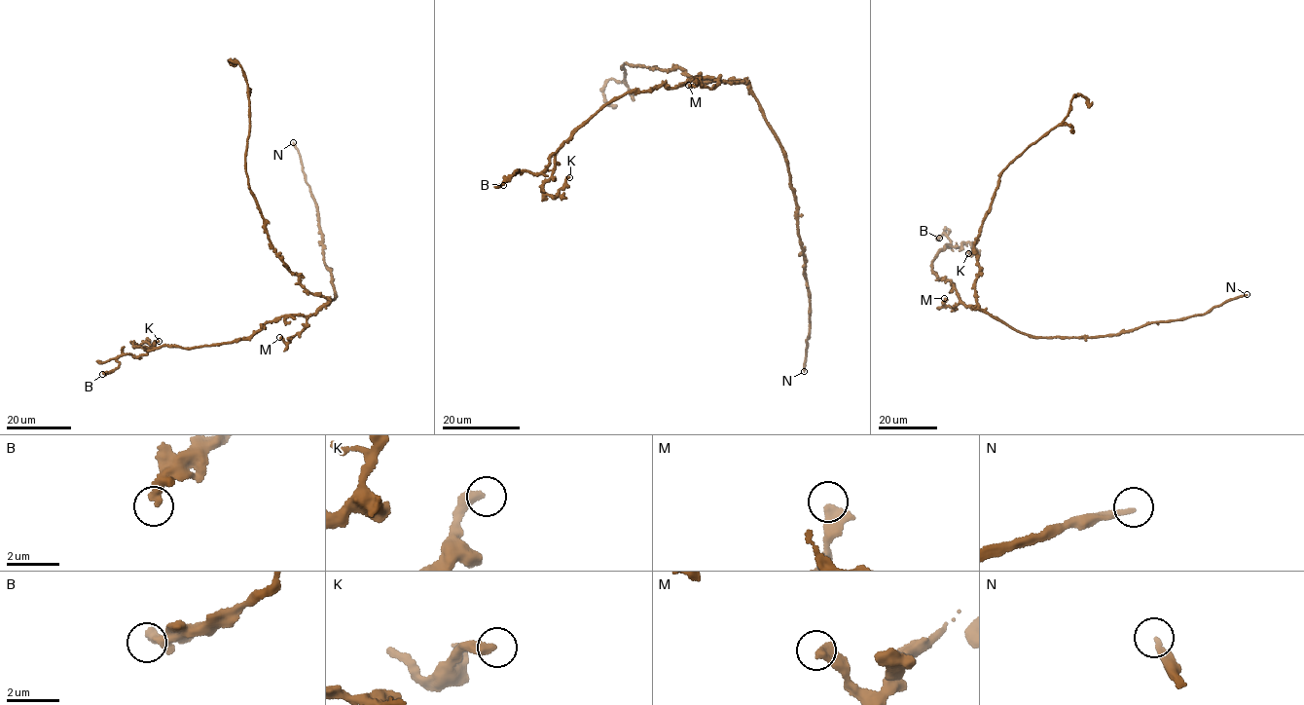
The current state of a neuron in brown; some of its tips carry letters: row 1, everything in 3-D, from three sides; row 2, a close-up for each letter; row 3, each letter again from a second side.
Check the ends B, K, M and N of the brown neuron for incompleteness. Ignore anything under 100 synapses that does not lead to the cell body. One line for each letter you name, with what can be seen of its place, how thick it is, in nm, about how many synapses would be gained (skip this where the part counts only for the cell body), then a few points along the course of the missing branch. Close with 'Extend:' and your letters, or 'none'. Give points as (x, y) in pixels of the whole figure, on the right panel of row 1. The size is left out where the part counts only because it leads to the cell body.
N: place (1247, 294); calibre 220 nm; 170 synapses
Extend: N

